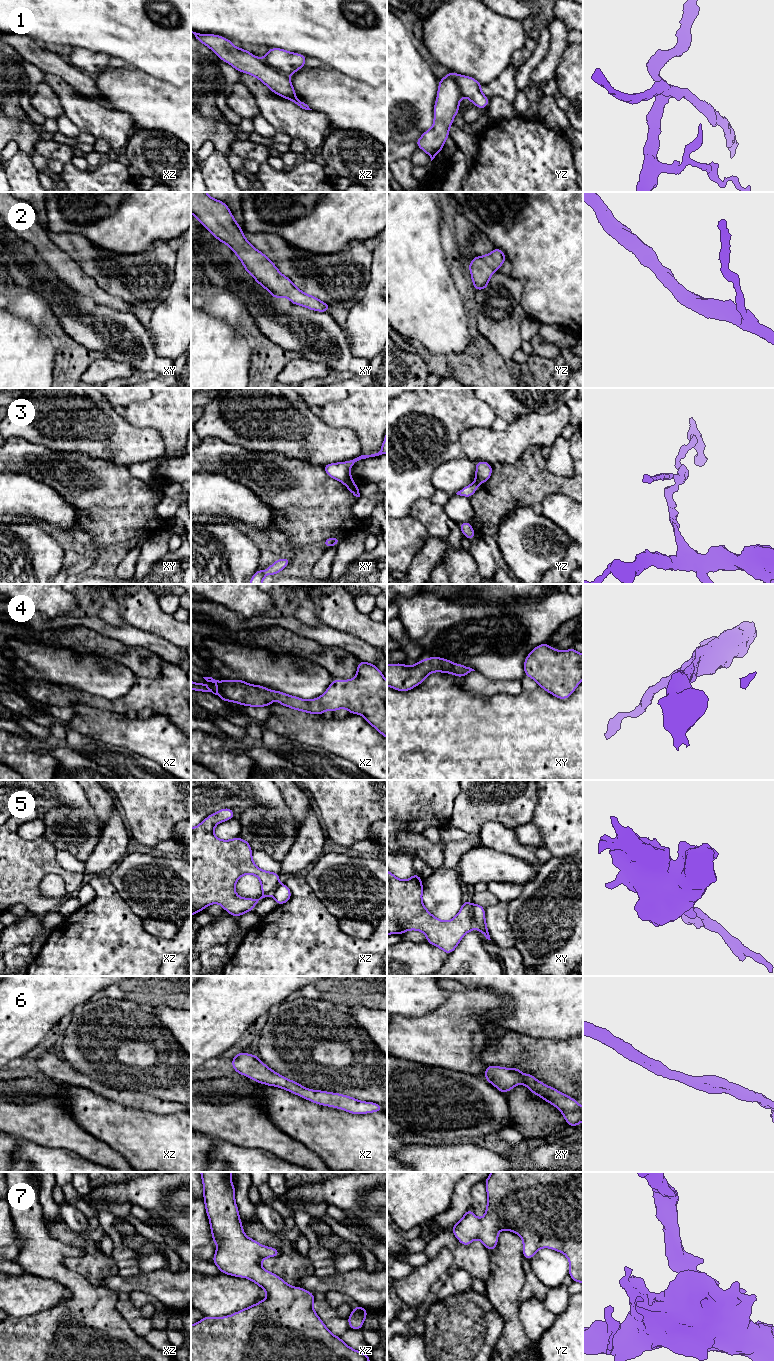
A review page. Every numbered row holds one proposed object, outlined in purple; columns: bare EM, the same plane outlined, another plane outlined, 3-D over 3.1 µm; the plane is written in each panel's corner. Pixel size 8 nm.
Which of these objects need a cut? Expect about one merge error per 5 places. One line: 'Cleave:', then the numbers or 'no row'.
Cleave: 1, 3, 5

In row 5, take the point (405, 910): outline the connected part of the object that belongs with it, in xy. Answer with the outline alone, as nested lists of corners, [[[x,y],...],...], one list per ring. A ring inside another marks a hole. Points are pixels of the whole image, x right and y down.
[[[387,870],[387,935],[402,935],[408,930],[418,930],[426,935],[427,942],[451,954],[463,936],[474,929],[471,904],[466,899],[458,914],[449,921],[434,917],[422,902],[423,880],[413,872],[408,880],[400,880]]]

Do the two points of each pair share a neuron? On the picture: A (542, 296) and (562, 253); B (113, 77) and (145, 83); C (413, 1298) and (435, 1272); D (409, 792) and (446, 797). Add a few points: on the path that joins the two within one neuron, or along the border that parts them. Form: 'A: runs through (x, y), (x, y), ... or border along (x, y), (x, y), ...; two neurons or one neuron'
A: runs through (553, 285), (562, 276), (562, 264); one neuron
B: runs through (121, 83), (137, 83); one neuron
C: runs through (415, 1292), (429, 1278); one neuron
D: runs through (418, 792), (434, 792), (437, 795); one neuron

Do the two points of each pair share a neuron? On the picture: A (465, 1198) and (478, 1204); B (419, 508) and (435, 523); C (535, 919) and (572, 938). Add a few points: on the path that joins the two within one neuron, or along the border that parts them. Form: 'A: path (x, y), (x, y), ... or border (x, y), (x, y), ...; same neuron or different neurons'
A: border (477, 1182), (470, 1189), (470, 1207); different neurons
B: path (423, 511), (431, 519); same neuron
C: path (544, 919), (554, 920), (563, 929); same neuron

